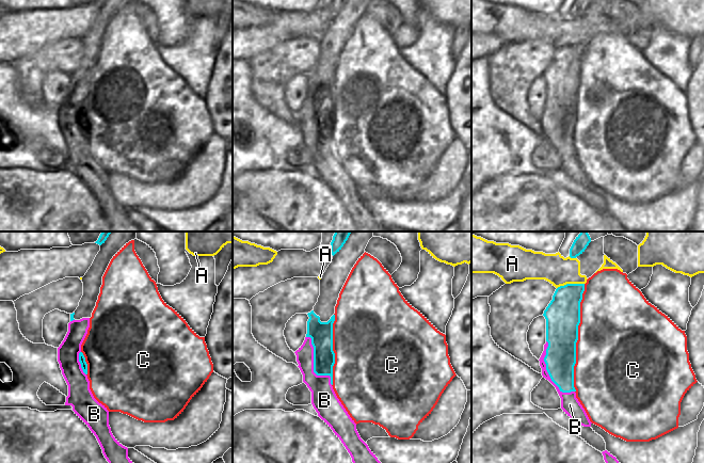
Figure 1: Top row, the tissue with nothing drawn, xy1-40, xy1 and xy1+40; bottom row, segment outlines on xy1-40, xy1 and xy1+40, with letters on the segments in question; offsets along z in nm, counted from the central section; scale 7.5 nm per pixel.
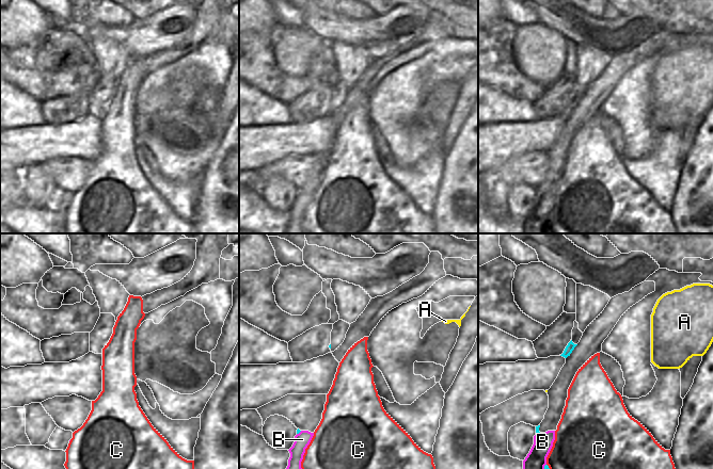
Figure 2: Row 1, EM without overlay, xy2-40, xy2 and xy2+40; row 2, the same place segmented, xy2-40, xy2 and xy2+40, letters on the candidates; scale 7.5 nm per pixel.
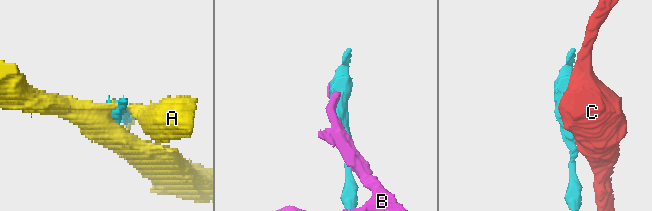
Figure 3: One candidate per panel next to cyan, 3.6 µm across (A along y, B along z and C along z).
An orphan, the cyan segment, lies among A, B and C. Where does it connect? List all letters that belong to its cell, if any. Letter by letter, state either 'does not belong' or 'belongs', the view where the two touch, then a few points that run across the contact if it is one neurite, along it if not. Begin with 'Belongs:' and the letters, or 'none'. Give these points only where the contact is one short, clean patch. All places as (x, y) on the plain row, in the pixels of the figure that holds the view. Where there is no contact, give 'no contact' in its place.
Belongs: none
A: does not belong; contact in xy1+40
B: does not belong; contact in xy1+40
C: does not belong; contact in xy1+40

